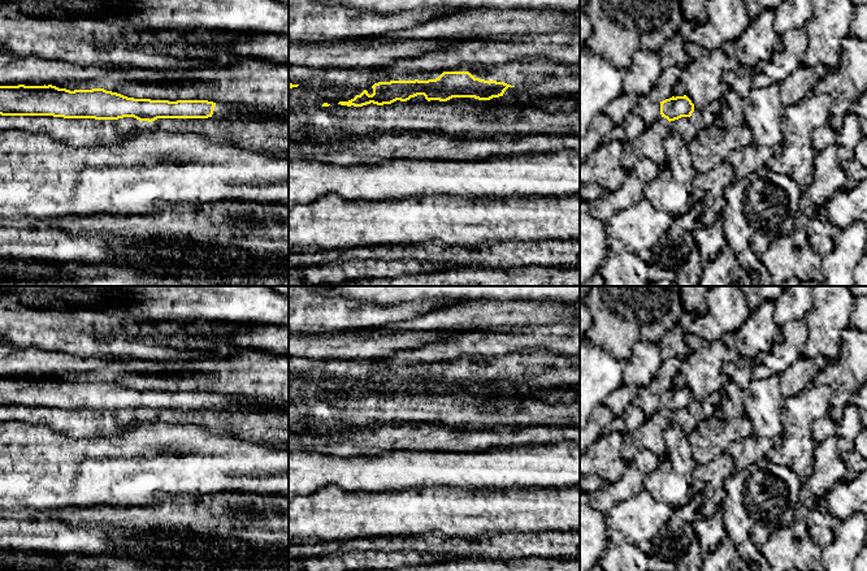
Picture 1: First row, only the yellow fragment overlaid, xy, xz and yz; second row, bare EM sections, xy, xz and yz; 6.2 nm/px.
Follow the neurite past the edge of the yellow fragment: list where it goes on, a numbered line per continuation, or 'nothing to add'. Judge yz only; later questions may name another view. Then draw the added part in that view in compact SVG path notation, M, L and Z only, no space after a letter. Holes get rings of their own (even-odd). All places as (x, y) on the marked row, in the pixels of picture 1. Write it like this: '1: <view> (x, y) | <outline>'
nothing to add

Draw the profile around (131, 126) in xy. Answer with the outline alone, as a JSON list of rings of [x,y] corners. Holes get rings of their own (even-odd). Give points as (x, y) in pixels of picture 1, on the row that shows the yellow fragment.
[[[0,114],[0,133],[8,130],[45,134],[75,147],[90,147],[96,144],[108,146],[129,135],[147,133],[151,130],[151,125],[144,125],[134,117],[95,120]]]

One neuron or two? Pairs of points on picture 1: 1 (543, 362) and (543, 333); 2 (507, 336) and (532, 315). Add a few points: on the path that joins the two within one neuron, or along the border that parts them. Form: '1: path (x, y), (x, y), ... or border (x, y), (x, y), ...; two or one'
1: border (512, 351), (549, 351), (559, 358); two
2: border (547, 323), (502, 325), (488, 331); two

